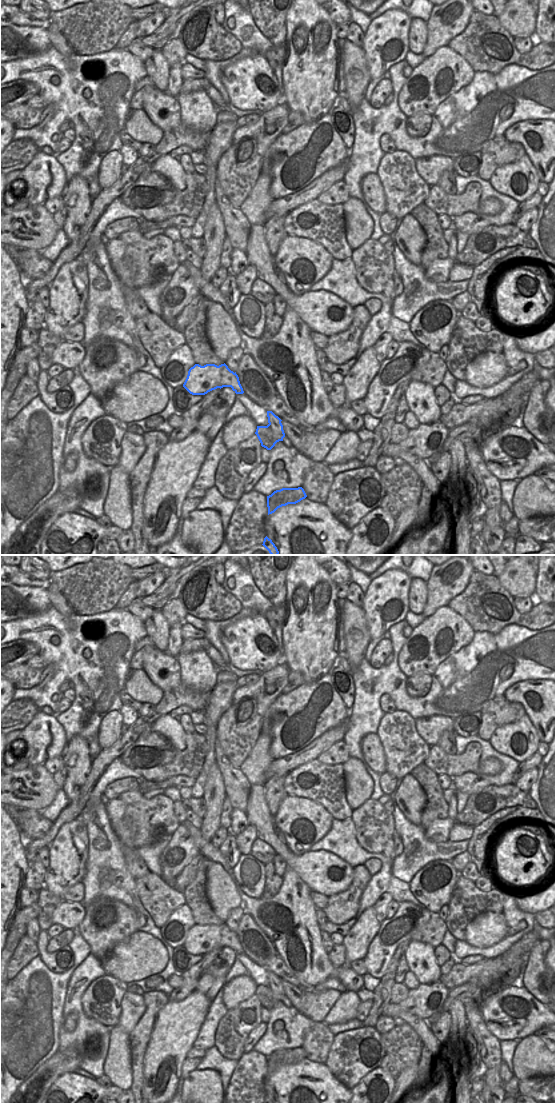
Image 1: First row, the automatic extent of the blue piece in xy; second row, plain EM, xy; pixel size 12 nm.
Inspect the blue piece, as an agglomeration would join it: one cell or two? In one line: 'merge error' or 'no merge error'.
merge error

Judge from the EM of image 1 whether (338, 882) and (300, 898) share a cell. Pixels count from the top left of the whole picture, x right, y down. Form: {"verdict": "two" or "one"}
{"verdict": "two"}

